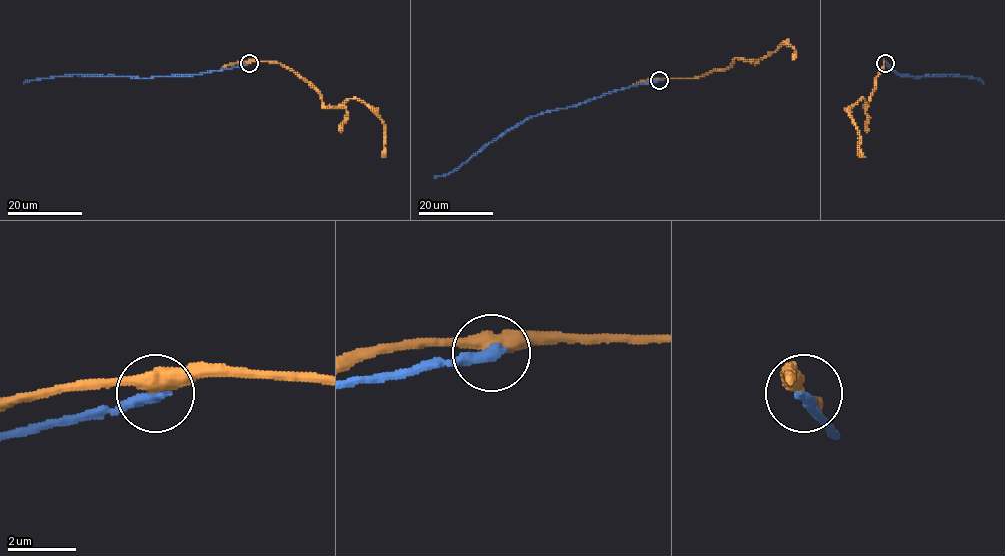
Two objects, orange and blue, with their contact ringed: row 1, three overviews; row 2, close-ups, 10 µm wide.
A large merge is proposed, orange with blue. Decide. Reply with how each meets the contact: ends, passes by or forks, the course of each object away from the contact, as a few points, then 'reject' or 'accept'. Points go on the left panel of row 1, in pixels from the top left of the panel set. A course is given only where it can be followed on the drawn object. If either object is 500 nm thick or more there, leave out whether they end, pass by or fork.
orange passes by; blue ends; course orange (249, 63), (276, 62), (292, 69), (319, 94), (323, 108), (363, 101), (384, 124), (382, 157); course blue (249, 63), (197, 75), (145, 78), (76, 75), (43, 78), (24, 83); reject

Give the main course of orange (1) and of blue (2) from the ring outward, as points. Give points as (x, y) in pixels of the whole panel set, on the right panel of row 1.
1: (885, 63), (868, 104), (864, 108), (864, 98), (850, 109), (859, 150), (865, 157)
2: (885, 63), (898, 75), (915, 78), (949, 75), (976, 78), (984, 83)

